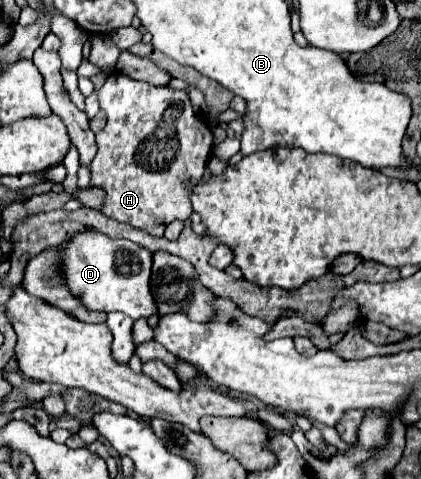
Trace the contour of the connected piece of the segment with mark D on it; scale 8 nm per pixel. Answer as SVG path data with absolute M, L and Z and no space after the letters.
M85 230L63 244L63 262L63 278L67 280L67 286L83 300L87 308L101 312L123 312L133 320L159 316L149 288L153 264L153 254L149 250L139 248L129 240L111 240L101 232Z

